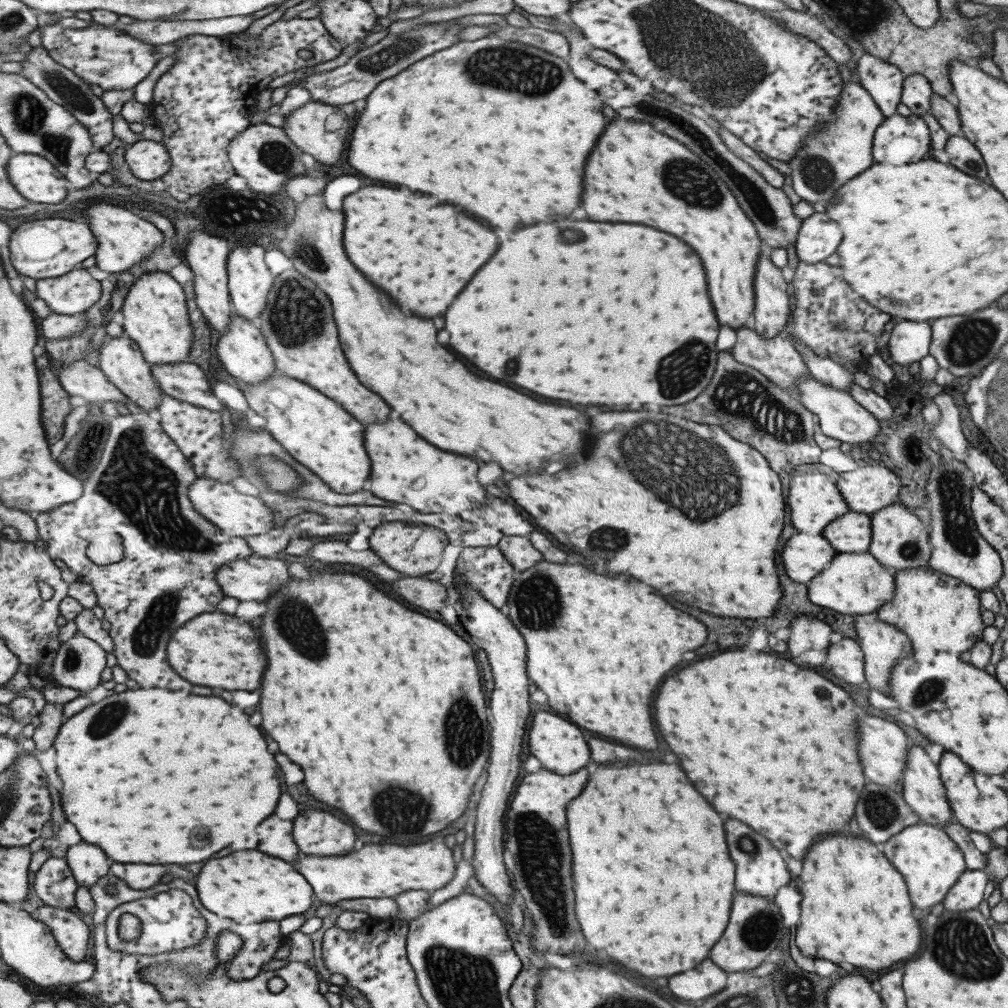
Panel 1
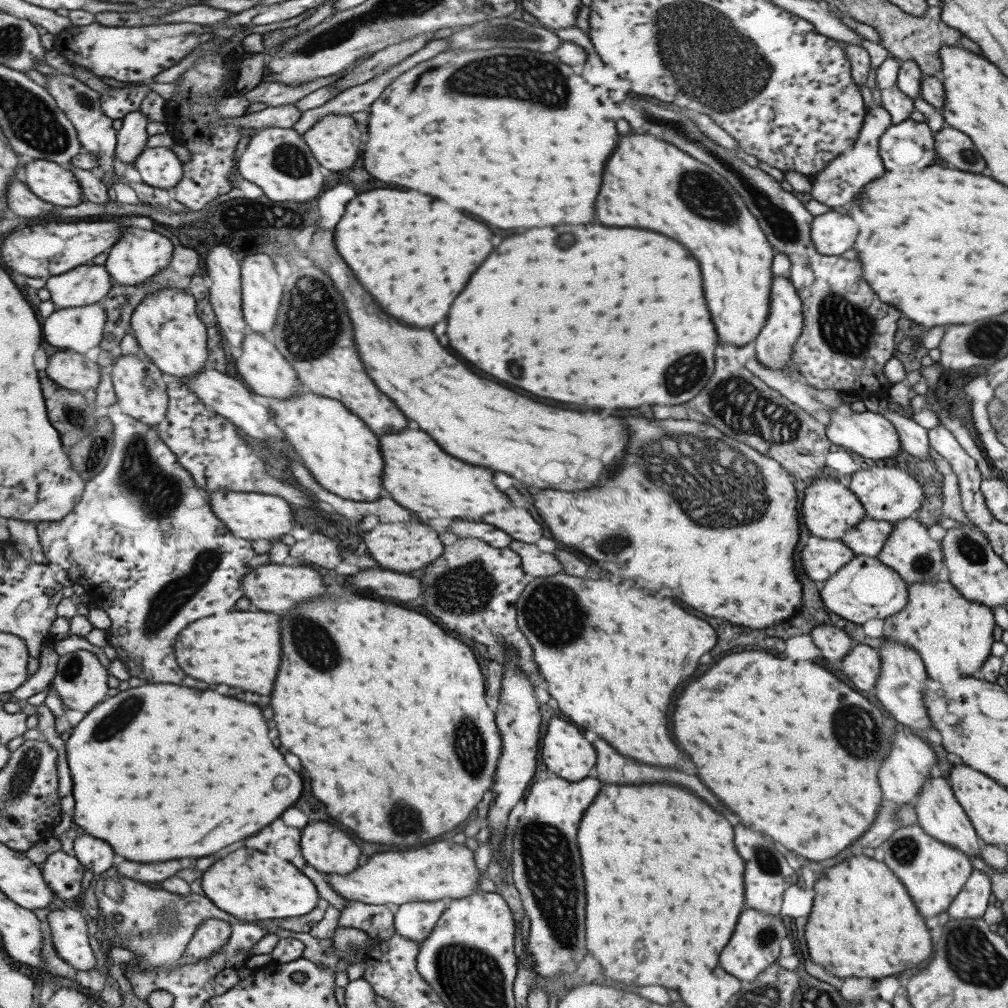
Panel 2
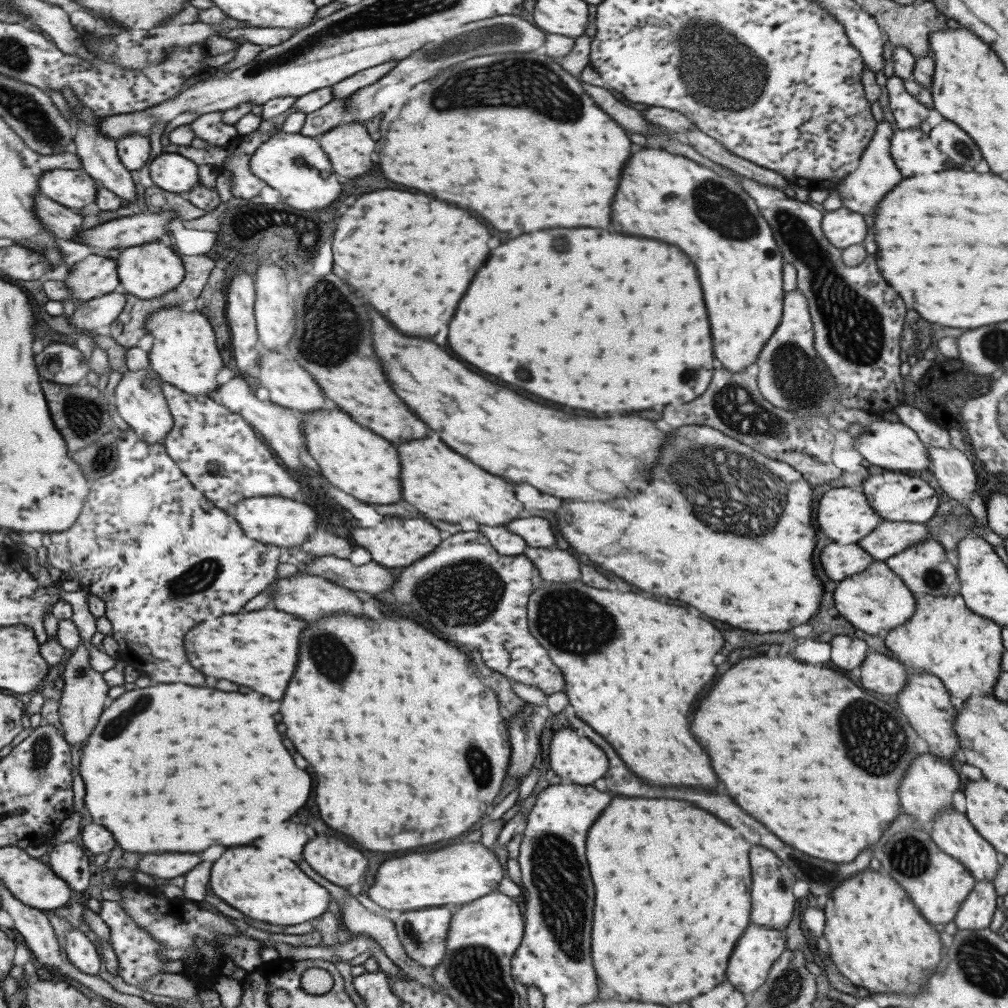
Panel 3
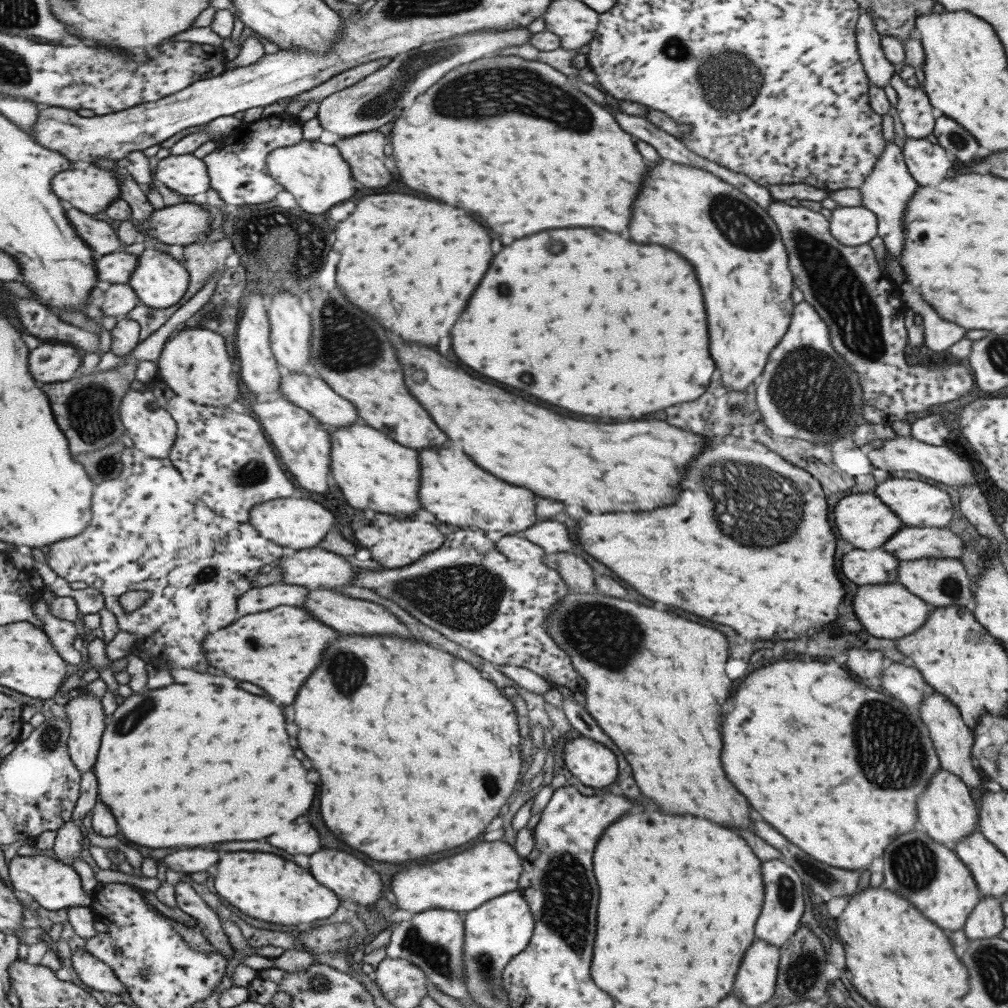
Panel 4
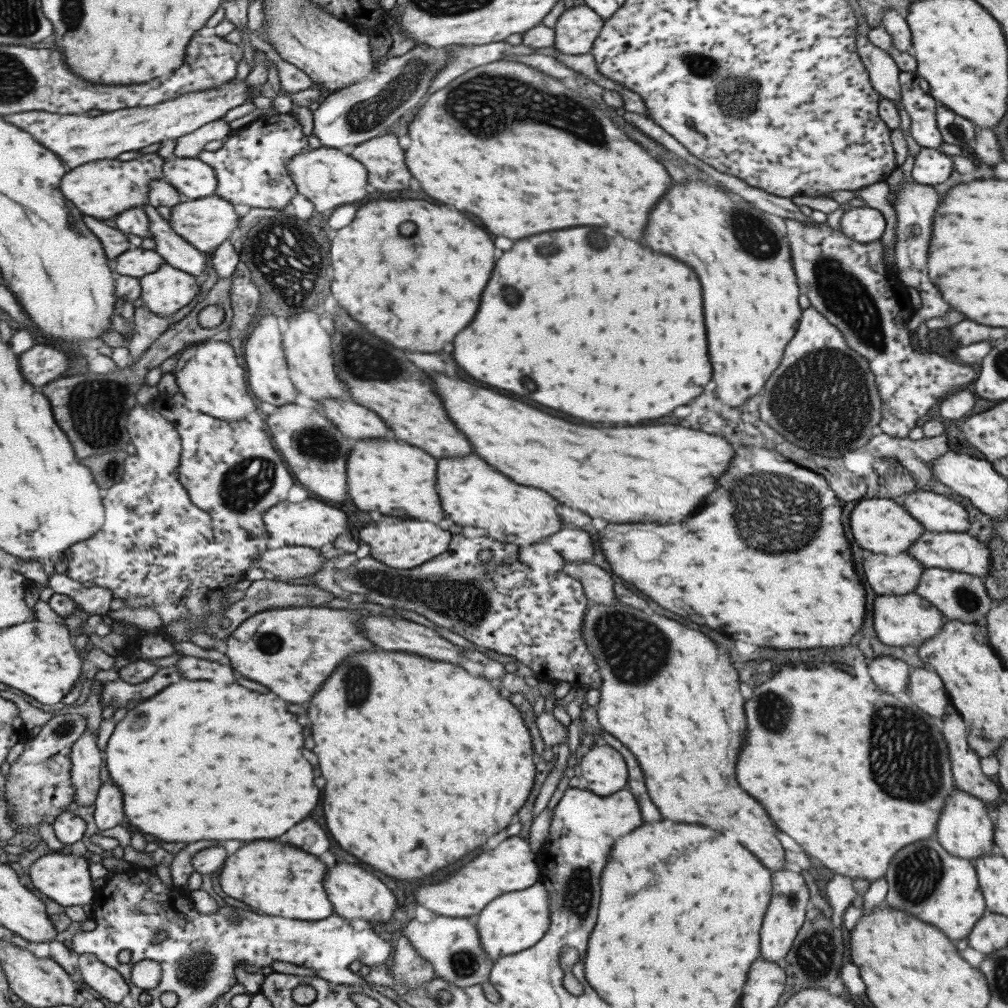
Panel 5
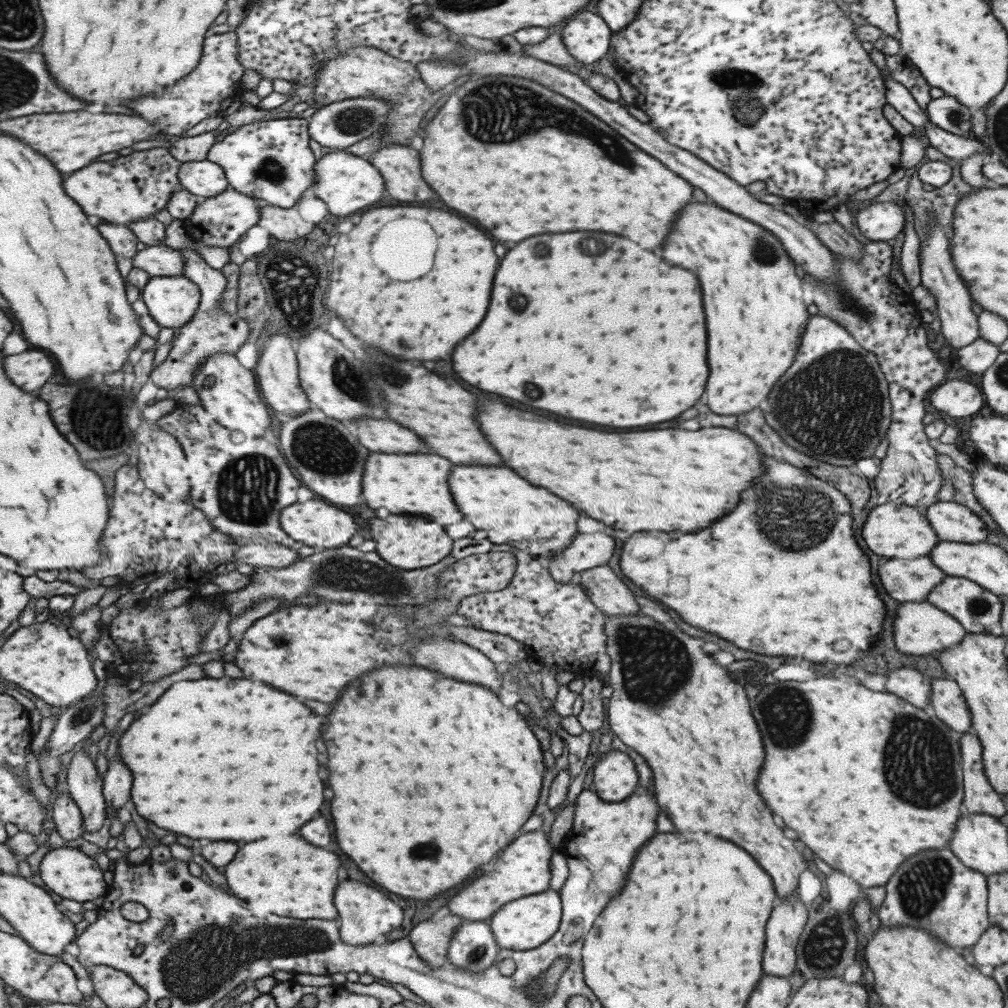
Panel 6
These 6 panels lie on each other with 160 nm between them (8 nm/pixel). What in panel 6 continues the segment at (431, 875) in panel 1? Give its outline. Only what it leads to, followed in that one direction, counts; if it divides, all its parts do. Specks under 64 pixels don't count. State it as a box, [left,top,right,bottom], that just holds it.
[449,830,551,921]

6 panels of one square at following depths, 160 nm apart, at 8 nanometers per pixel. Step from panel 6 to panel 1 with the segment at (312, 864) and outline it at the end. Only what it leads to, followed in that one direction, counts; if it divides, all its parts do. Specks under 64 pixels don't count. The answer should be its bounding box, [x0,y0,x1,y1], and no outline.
[197,850,316,936]

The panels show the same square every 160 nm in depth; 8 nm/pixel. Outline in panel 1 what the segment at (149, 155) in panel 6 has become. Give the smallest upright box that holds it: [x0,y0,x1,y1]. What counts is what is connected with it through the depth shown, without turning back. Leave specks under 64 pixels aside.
[8,154,71,204]

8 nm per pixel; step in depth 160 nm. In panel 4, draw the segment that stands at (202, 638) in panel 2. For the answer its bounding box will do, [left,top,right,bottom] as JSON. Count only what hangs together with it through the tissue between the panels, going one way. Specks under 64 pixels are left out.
[205,606,337,704]

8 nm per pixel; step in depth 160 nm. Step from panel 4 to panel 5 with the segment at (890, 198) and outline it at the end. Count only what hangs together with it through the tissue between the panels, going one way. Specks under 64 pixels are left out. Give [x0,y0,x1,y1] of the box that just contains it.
[891,181,949,335]

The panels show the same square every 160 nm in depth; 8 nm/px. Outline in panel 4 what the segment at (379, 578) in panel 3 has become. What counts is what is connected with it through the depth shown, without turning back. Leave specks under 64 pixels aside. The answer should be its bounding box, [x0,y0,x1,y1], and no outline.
[277,546,356,591]

